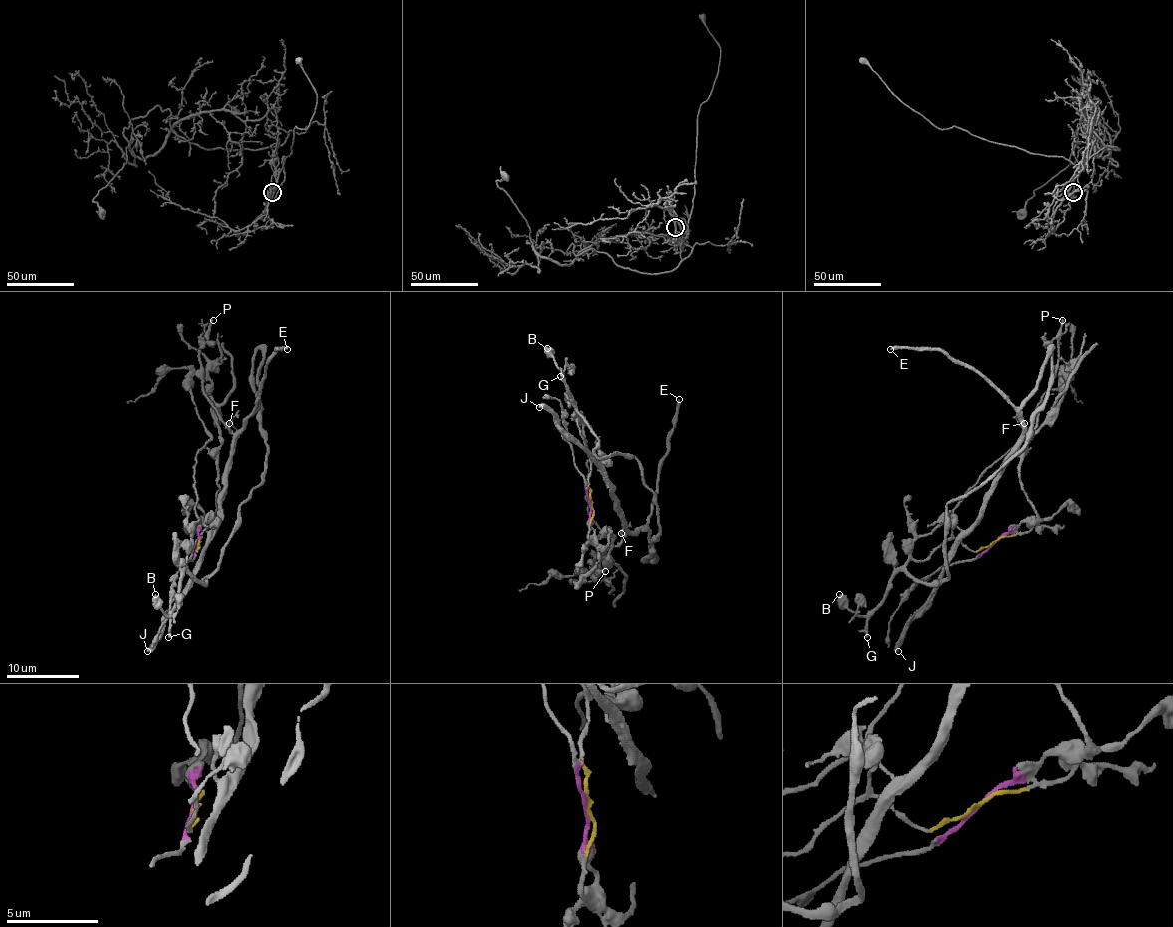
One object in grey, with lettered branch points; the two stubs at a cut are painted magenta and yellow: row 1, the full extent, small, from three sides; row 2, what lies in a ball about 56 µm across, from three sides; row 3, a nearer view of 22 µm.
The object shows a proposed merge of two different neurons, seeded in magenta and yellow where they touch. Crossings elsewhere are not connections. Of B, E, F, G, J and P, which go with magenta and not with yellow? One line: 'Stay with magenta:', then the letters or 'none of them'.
Stay with magenta: none of them

